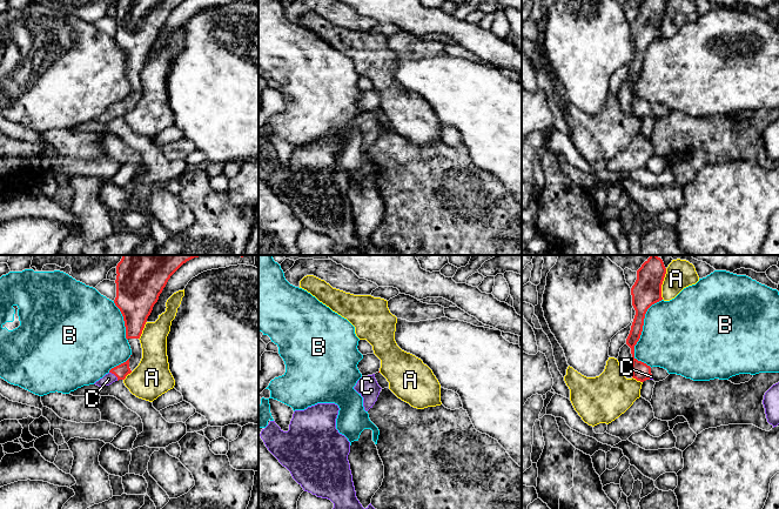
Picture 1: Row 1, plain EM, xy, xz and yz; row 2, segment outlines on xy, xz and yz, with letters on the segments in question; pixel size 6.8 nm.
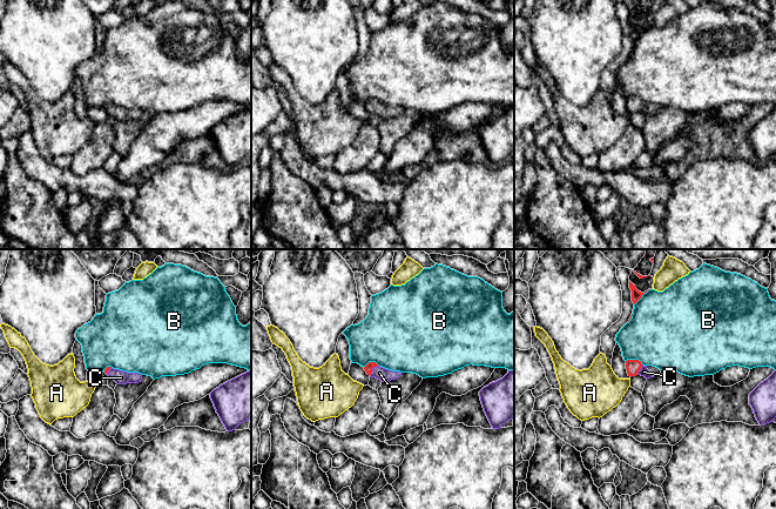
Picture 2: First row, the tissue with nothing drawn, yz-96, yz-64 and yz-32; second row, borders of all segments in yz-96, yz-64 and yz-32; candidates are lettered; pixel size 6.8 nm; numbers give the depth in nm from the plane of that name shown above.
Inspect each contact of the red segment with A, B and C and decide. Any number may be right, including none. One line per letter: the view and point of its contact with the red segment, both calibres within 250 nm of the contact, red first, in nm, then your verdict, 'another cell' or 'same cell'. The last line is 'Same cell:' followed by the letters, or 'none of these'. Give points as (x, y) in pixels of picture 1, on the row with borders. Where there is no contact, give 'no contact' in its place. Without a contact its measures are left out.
A: meets red in yz at (662, 283); 200 nm thick on the red side, 190 nm on the other; another cell
B: meets red in yz at (640, 334); 160 nm thick on the red side, 480 nm on the other; another cell
C: meets red in xy at (114, 374); 90 nm thick on the red side, 80 nm on the other; same cell
Same cell: C

